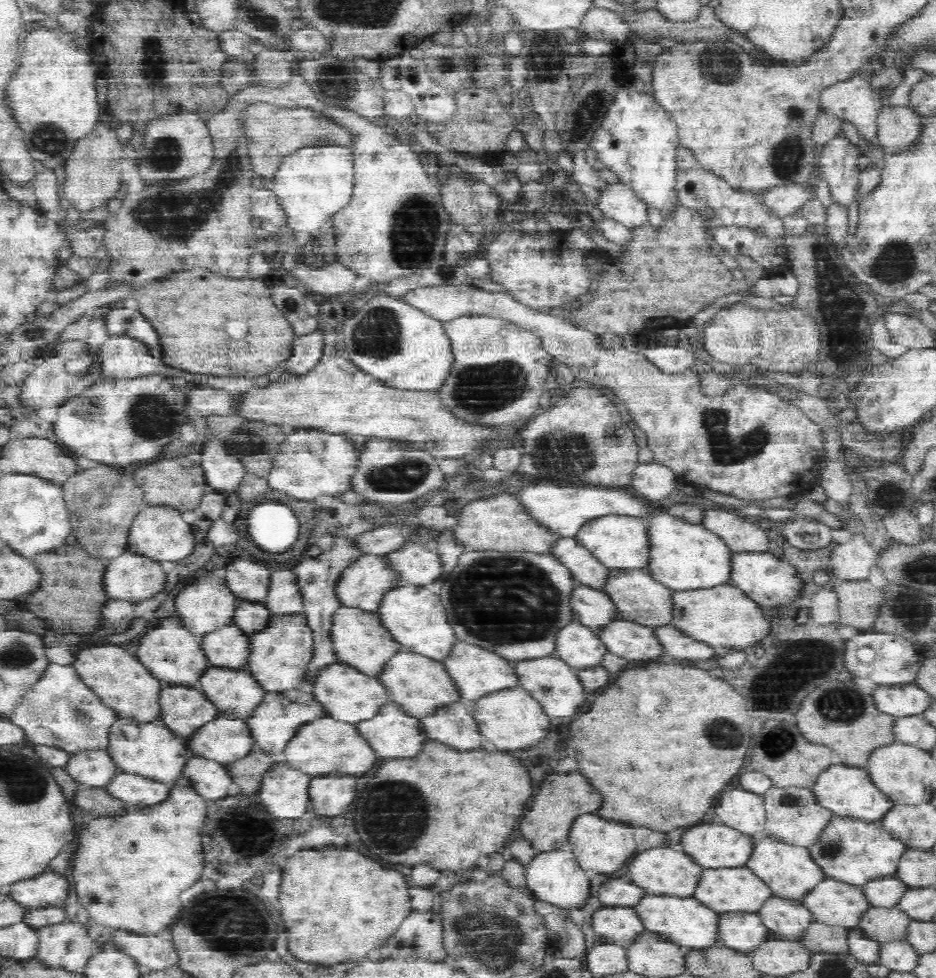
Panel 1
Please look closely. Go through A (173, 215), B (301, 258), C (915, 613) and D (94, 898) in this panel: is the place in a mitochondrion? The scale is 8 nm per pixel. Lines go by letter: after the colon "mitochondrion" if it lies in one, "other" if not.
A: mitochondrion
B: other
C: mitochondrion
D: mitochondrion

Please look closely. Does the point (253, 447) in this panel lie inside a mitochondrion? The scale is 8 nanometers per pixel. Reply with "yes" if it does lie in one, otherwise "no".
yes

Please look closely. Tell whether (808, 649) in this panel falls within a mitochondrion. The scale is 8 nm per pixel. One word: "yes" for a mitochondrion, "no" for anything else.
yes

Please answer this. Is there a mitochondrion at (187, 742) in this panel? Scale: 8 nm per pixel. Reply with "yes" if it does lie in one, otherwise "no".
no

